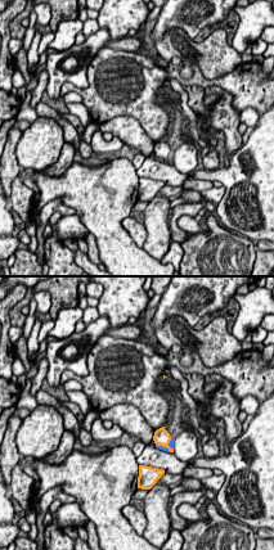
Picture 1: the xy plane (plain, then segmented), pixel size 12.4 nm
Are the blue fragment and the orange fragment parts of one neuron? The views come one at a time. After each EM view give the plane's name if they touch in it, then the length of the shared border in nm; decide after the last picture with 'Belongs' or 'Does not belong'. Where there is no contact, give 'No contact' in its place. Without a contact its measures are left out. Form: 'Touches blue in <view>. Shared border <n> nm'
Touches blue in xy. Shared border 240 nm

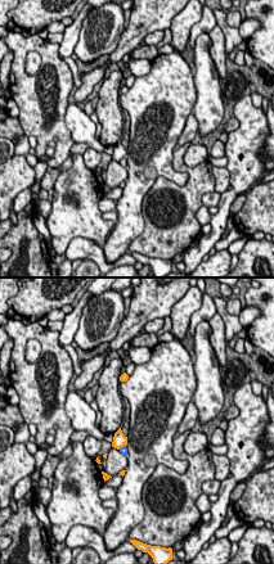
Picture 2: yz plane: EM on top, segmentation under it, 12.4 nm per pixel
Touches blue in yz. Shared border 110 nm

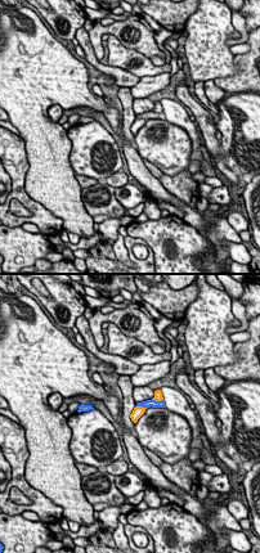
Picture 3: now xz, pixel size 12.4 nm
Touches blue in xz. Shared border 130 nm

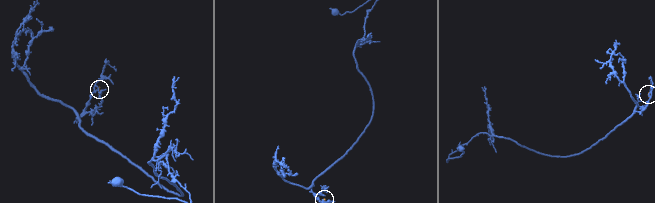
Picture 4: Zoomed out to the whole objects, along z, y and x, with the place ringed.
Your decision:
Does not belong

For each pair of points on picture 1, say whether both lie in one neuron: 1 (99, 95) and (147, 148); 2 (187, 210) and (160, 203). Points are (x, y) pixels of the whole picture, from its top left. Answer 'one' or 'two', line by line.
1: two
2: two

